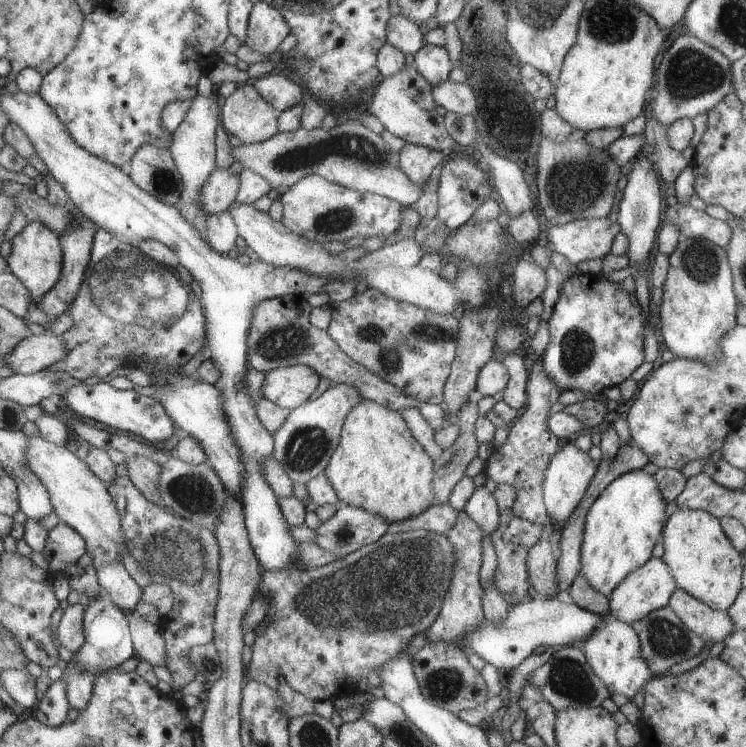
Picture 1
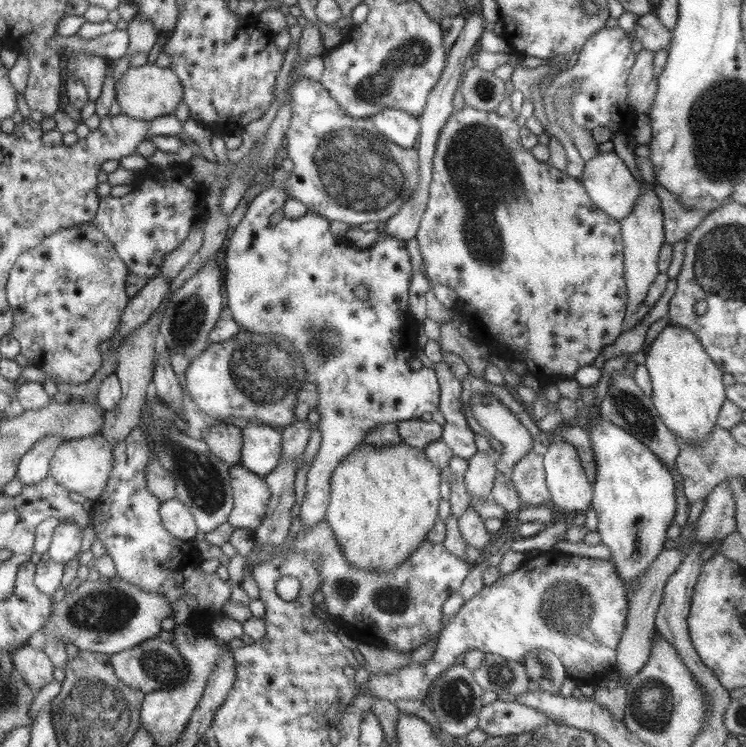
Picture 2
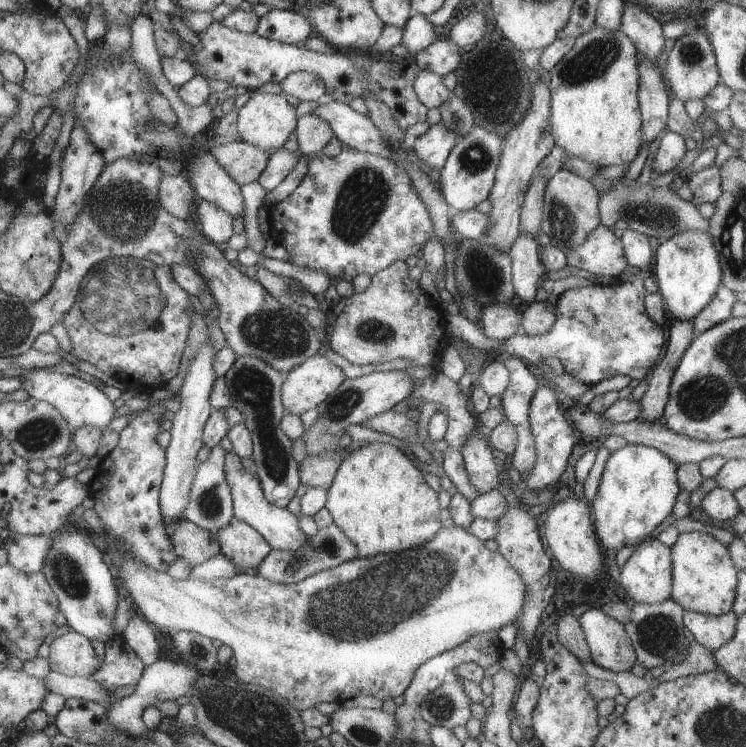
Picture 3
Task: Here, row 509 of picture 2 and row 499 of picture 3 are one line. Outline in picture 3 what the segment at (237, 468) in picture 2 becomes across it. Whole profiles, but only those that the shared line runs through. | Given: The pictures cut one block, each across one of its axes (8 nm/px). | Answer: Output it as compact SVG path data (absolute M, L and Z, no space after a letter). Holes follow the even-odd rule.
M226 453L224 474L232 493L236 518L240 518L240 520L248 523L262 534L264 540L270 544L271 550L296 552L296 550L300 550L308 542L309 536L301 531L299 527L299 517L287 508L282 509L276 506L264 496L258 475L251 474L242 466L242 459L236 453Z

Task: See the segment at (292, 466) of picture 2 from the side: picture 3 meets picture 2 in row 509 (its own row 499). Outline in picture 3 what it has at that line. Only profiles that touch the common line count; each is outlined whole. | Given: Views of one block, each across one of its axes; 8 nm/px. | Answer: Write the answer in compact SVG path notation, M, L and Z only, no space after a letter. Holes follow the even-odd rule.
M242 355L237 356L234 366L232 366L223 377L225 378L232 402L234 402L234 407L244 416L242 423L252 434L253 455L251 458L253 458L256 463L256 475L258 475L260 479L262 492L264 492L264 496L269 501L284 509L288 506L290 500L294 498L296 490L298 490L298 486L300 486L301 483L298 463L292 457L293 440L290 440L280 428L280 421L284 416L285 408L281 401L281 388L285 381L284 374L276 370L274 366L270 366L268 362L264 362L262 358Z

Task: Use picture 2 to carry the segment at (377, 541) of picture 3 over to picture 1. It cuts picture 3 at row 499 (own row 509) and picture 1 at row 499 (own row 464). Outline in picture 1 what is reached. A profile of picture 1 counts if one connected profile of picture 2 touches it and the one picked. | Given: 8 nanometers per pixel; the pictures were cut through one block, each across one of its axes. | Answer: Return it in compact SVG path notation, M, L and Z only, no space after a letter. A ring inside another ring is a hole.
M362 398L348 412L339 439L324 474L341 502L380 514L390 524L418 516L434 505L434 461L414 438L400 412Z

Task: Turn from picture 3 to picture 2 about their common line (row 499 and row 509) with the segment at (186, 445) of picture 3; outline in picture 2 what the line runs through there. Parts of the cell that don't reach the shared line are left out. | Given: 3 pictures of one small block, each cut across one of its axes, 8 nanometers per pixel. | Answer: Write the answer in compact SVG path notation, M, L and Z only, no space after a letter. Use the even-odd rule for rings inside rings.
M177 498L161 503L159 512L164 528L172 536L183 541L192 541L198 532L195 518L190 509Z

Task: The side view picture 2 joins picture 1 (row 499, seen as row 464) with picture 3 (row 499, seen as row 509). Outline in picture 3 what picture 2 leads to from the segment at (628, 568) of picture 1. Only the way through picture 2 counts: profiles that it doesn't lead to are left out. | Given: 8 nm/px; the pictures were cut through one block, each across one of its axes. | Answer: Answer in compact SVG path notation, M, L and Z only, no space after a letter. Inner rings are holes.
M628 443L611 452L605 463L597 494L594 501L591 502L596 536L605 553L609 550L620 550L624 546L640 544L650 537L658 525L672 514L672 508L676 504L676 496L681 489L677 481L677 467L678 465L670 457L651 446Z

